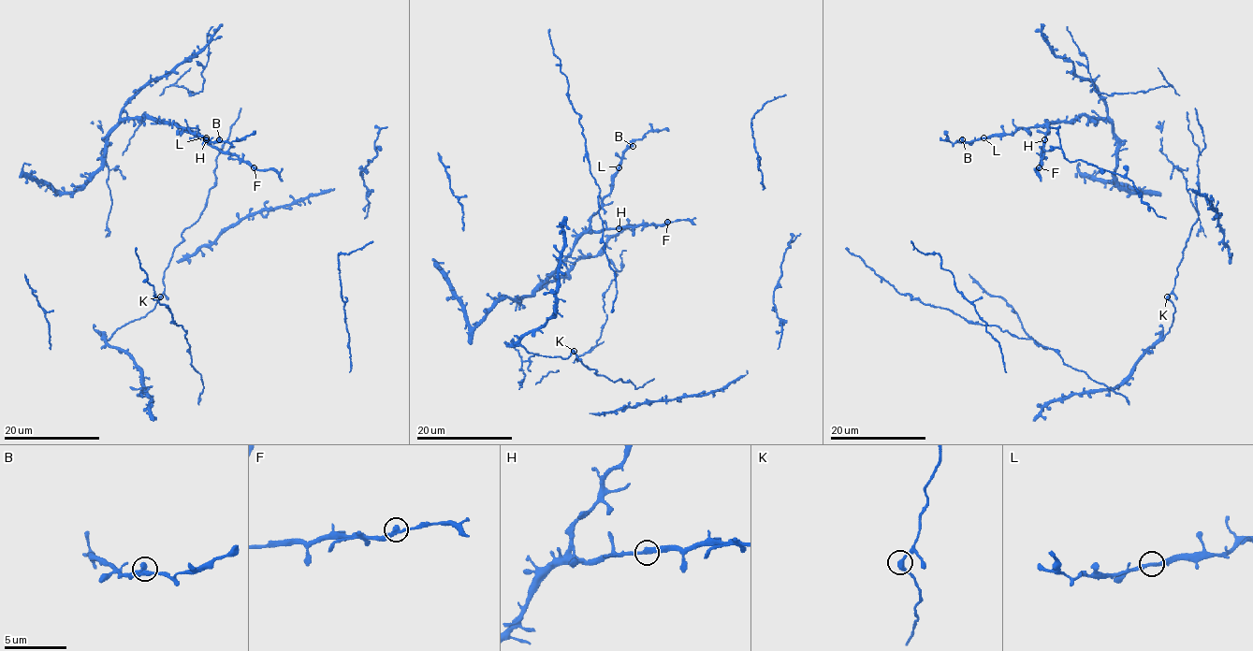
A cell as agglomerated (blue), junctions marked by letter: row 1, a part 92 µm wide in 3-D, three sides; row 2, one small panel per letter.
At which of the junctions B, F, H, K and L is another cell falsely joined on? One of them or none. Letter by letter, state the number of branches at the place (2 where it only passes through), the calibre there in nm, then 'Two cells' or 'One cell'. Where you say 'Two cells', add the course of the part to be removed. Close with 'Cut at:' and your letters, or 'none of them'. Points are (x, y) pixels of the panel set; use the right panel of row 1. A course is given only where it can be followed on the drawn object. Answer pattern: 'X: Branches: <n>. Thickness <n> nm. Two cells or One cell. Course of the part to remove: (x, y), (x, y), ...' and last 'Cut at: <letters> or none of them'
B: Branches: 2. Thickness 320 nm. One cell
F: Branches: 2. Thickness 320 nm. One cell
H: Branches: 2. Thickness 320 nm. One cell
K: Branches: 2. Thickness 320 nm. One cell
L: Branches: 2. Thickness 320 nm. One cell
Cut at: none of them

